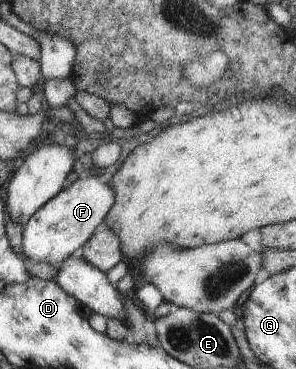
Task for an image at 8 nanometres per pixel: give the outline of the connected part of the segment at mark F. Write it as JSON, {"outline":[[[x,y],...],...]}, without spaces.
{"outline":[[[100,172],[97,176],[79,178],[69,188],[62,189],[54,198],[51,198],[34,216],[23,225],[23,256],[37,263],[58,265],[80,248],[95,232],[103,226],[103,220],[110,207],[116,202],[113,186],[100,181]]]}

